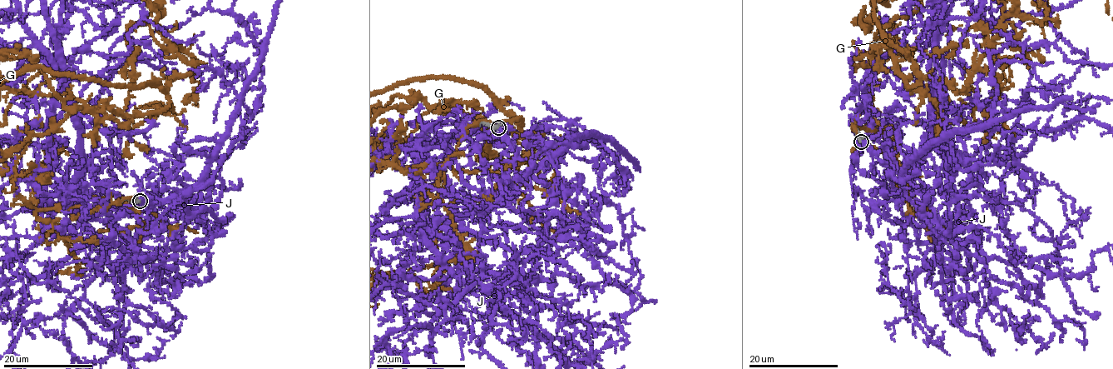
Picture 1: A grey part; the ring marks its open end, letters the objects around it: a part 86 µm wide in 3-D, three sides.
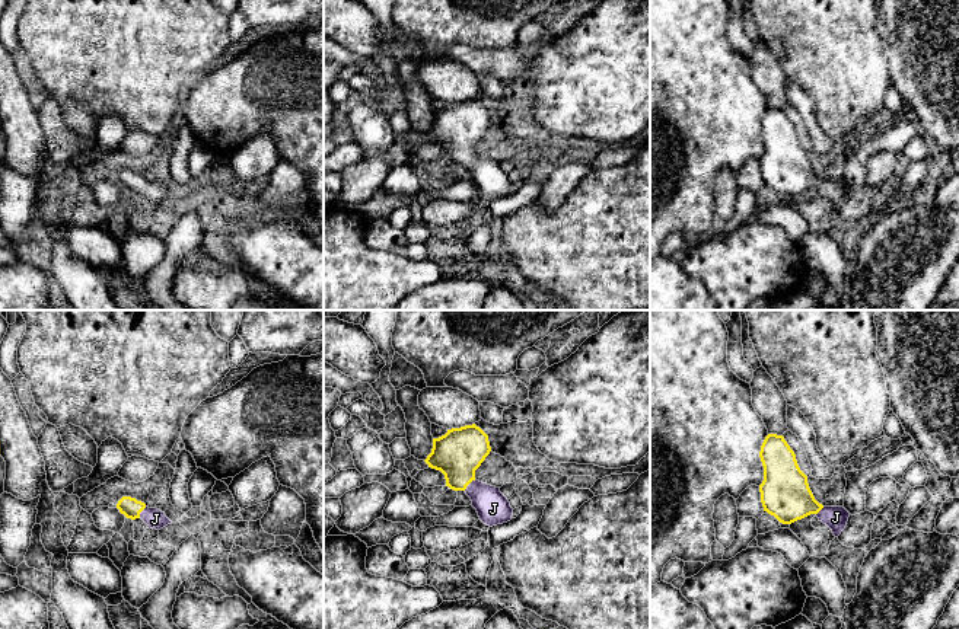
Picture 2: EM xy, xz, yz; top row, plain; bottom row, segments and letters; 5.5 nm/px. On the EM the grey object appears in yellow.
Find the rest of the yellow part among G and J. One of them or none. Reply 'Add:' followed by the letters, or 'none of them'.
Add: J

